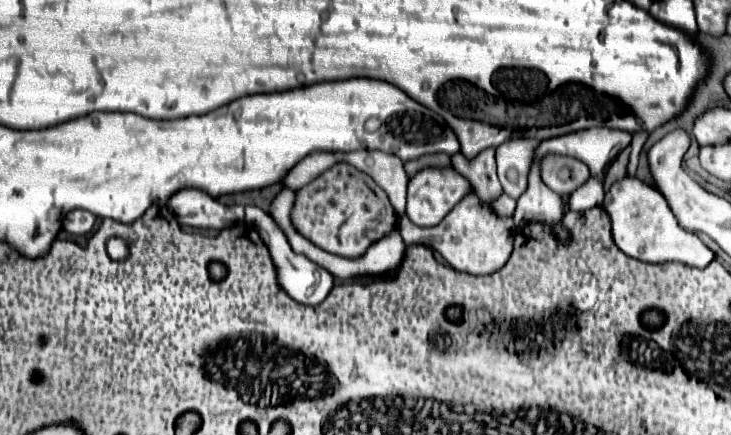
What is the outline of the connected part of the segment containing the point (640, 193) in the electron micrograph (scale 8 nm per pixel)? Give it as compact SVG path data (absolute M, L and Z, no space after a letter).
M626 176L614 182L602 200L602 208L610 216L610 224L612 224L610 232L614 244L630 258L650 264L682 262L696 268L704 268L714 260L714 252L708 246L704 246L698 236L686 232L678 224L664 196L654 186L648 186L638 178Z

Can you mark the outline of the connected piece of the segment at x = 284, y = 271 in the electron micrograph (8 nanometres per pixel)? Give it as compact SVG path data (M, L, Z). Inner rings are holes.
M270 252L270 256L276 266L278 286L296 302L316 306L332 290L334 278L306 256L294 252Z

